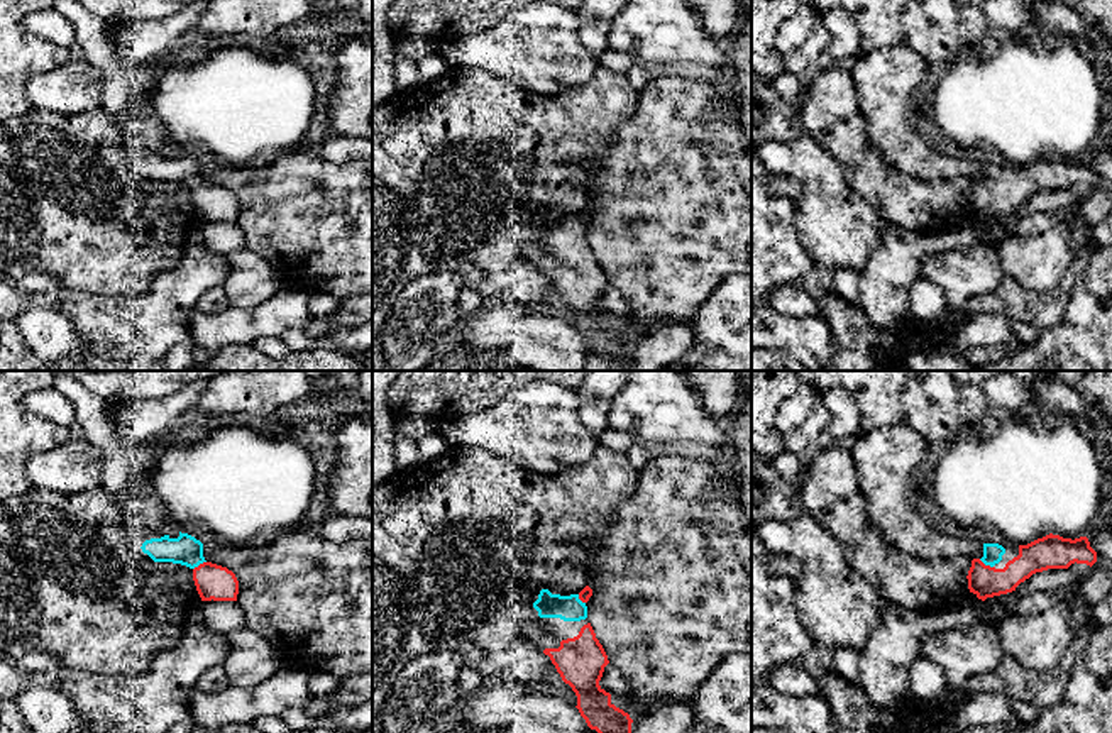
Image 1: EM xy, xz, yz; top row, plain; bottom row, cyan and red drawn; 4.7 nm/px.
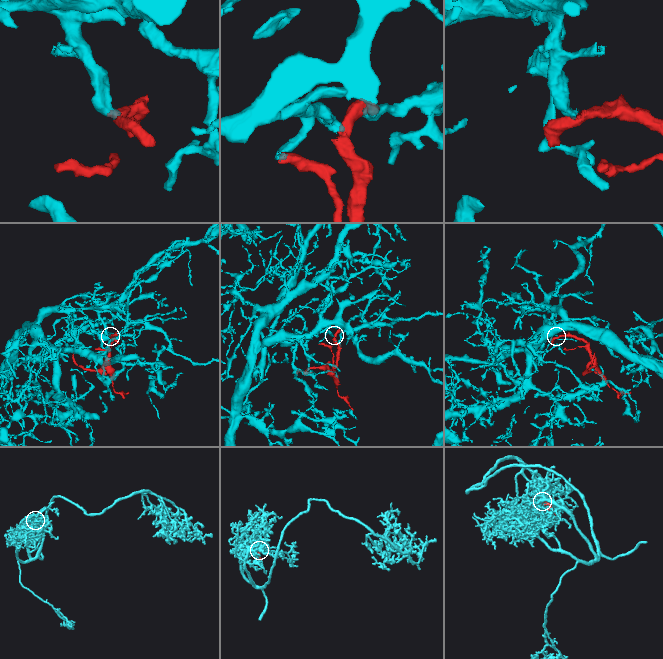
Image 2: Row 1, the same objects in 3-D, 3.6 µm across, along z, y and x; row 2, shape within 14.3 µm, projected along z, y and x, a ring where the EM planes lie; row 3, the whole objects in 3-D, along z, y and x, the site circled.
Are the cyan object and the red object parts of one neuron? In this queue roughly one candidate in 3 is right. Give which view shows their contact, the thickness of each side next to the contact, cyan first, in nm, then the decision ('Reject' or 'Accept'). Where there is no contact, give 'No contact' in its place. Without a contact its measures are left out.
Touches cyan in yz. Thickness 100 nm (cyan) against 150 nm. Accept

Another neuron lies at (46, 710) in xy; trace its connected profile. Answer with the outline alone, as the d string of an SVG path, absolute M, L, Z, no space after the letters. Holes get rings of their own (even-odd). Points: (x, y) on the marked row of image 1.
M30 687L17 706L32 733L80 733L81 716L71 697L54 687Z

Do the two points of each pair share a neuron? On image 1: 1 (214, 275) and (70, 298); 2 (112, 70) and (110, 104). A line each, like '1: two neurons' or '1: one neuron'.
1: one neuron
2: one neuron

